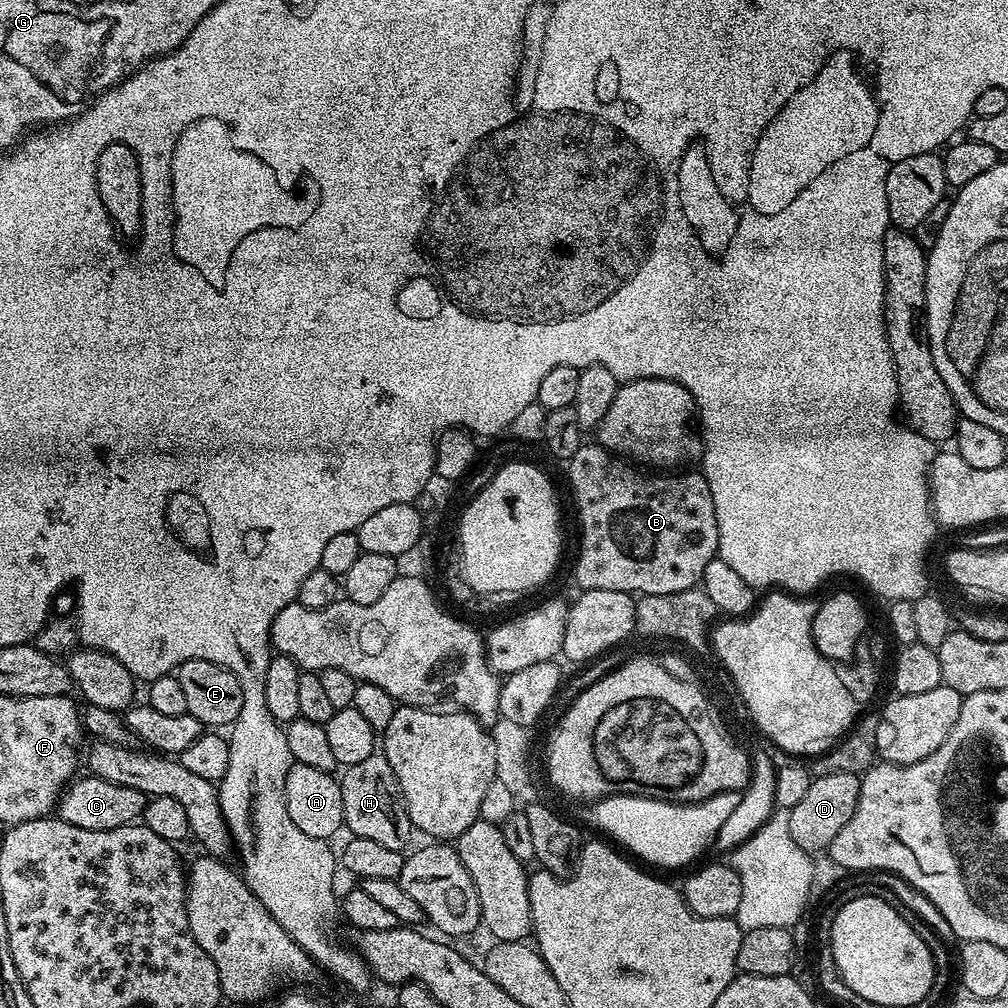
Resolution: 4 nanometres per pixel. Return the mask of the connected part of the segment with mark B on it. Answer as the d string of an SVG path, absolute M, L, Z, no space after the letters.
M599 442L581 444L578 454L566 461L566 468L568 484L580 511L580 557L576 560L576 580L581 589L618 590L649 596L678 594L703 581L706 566L717 559L720 551L714 498L703 471L688 472L685 476L653 474L606 451Z

